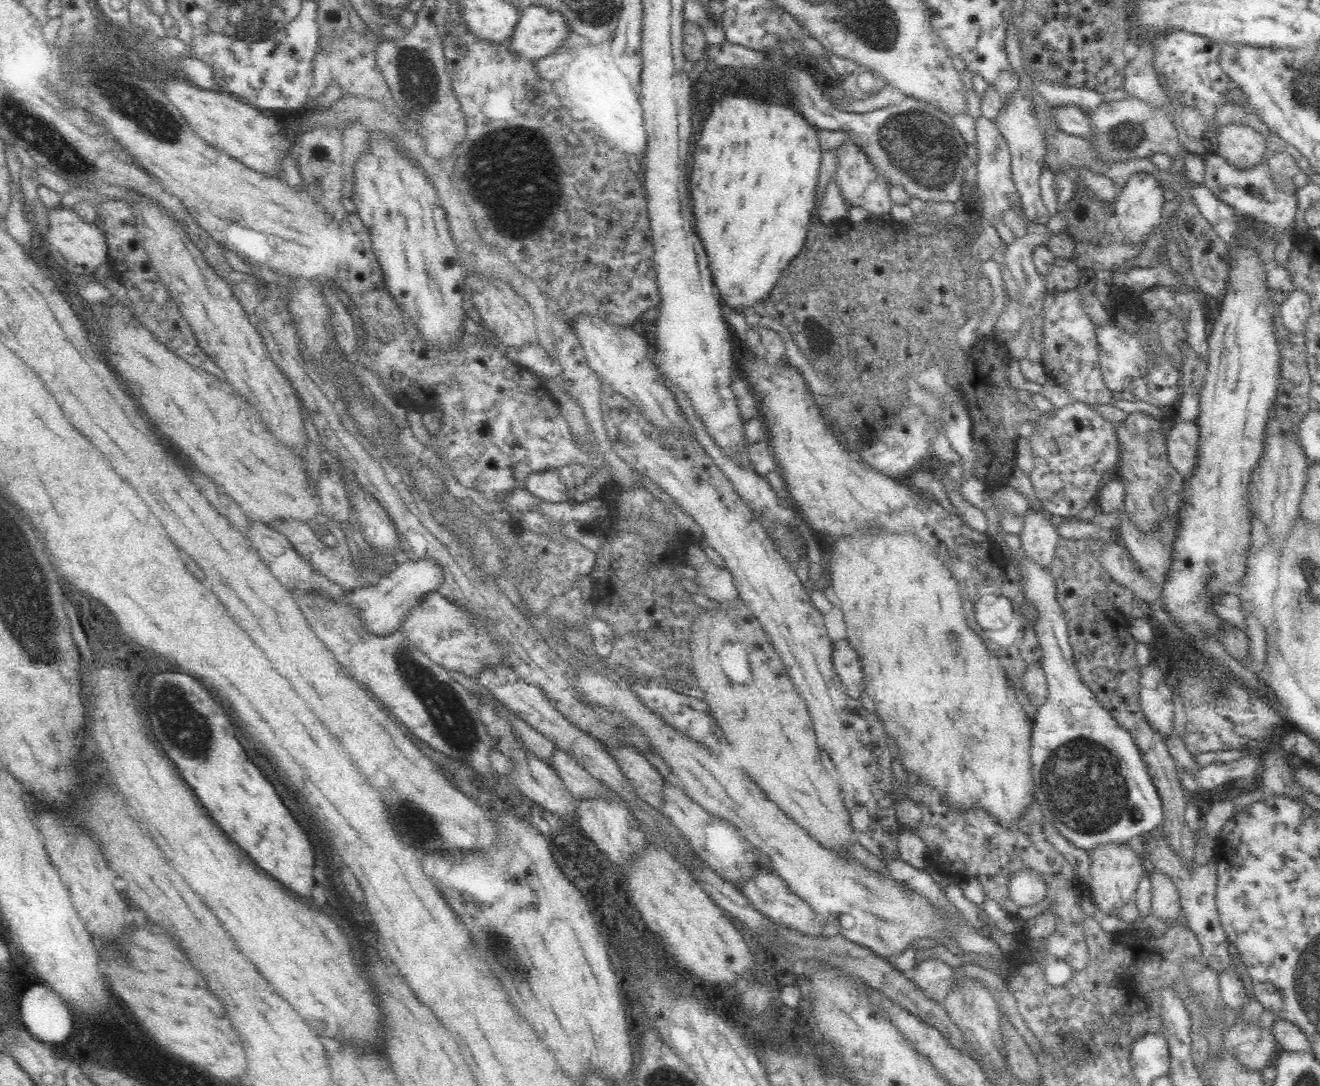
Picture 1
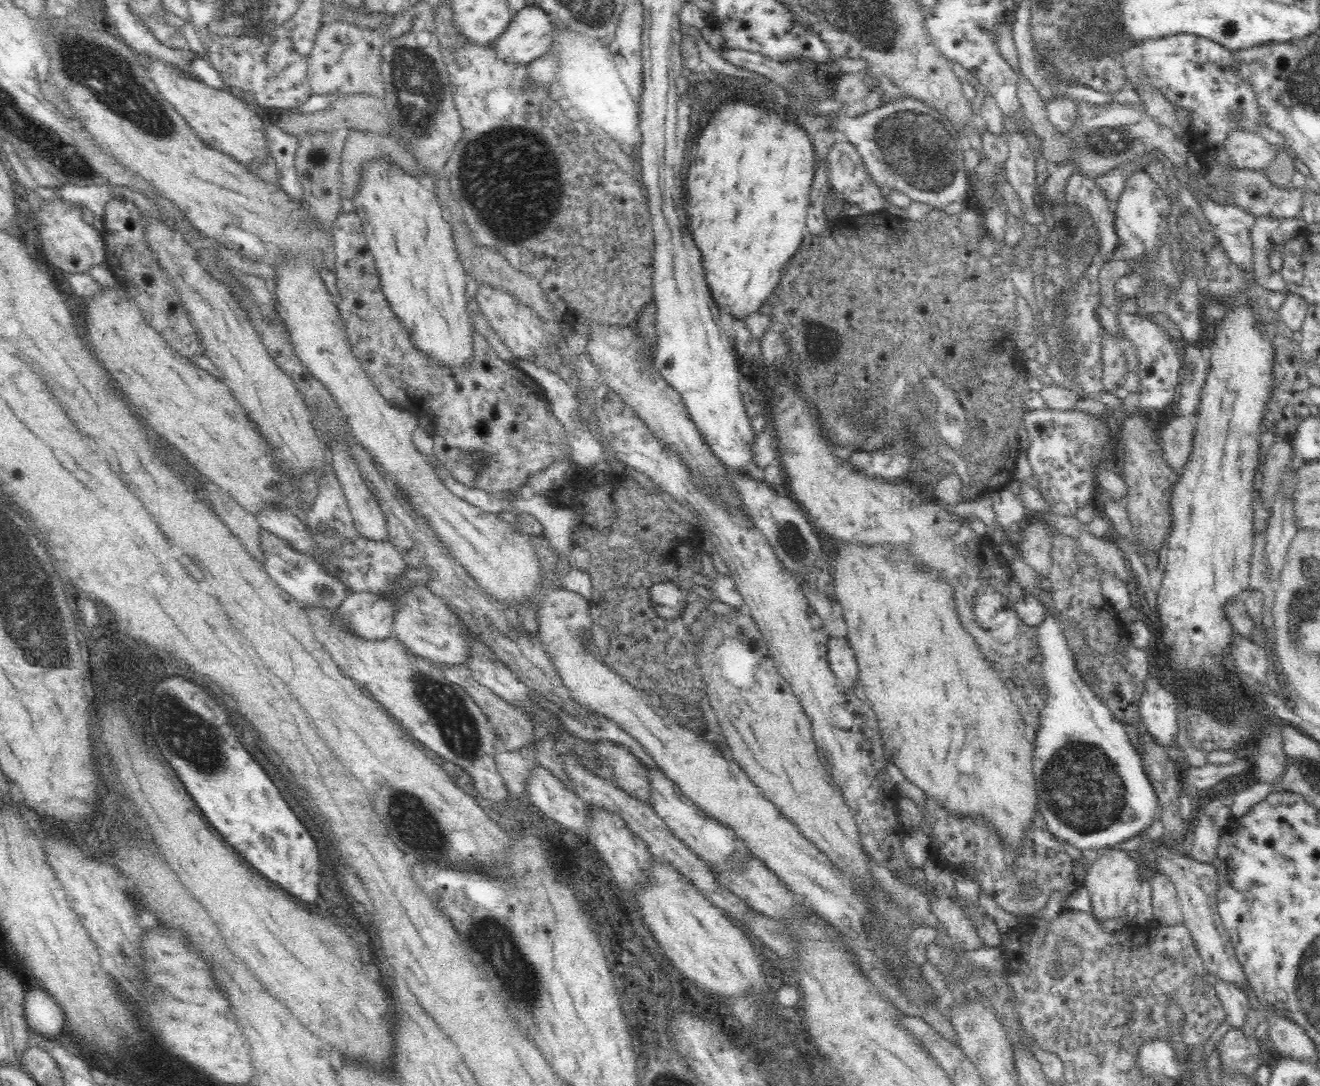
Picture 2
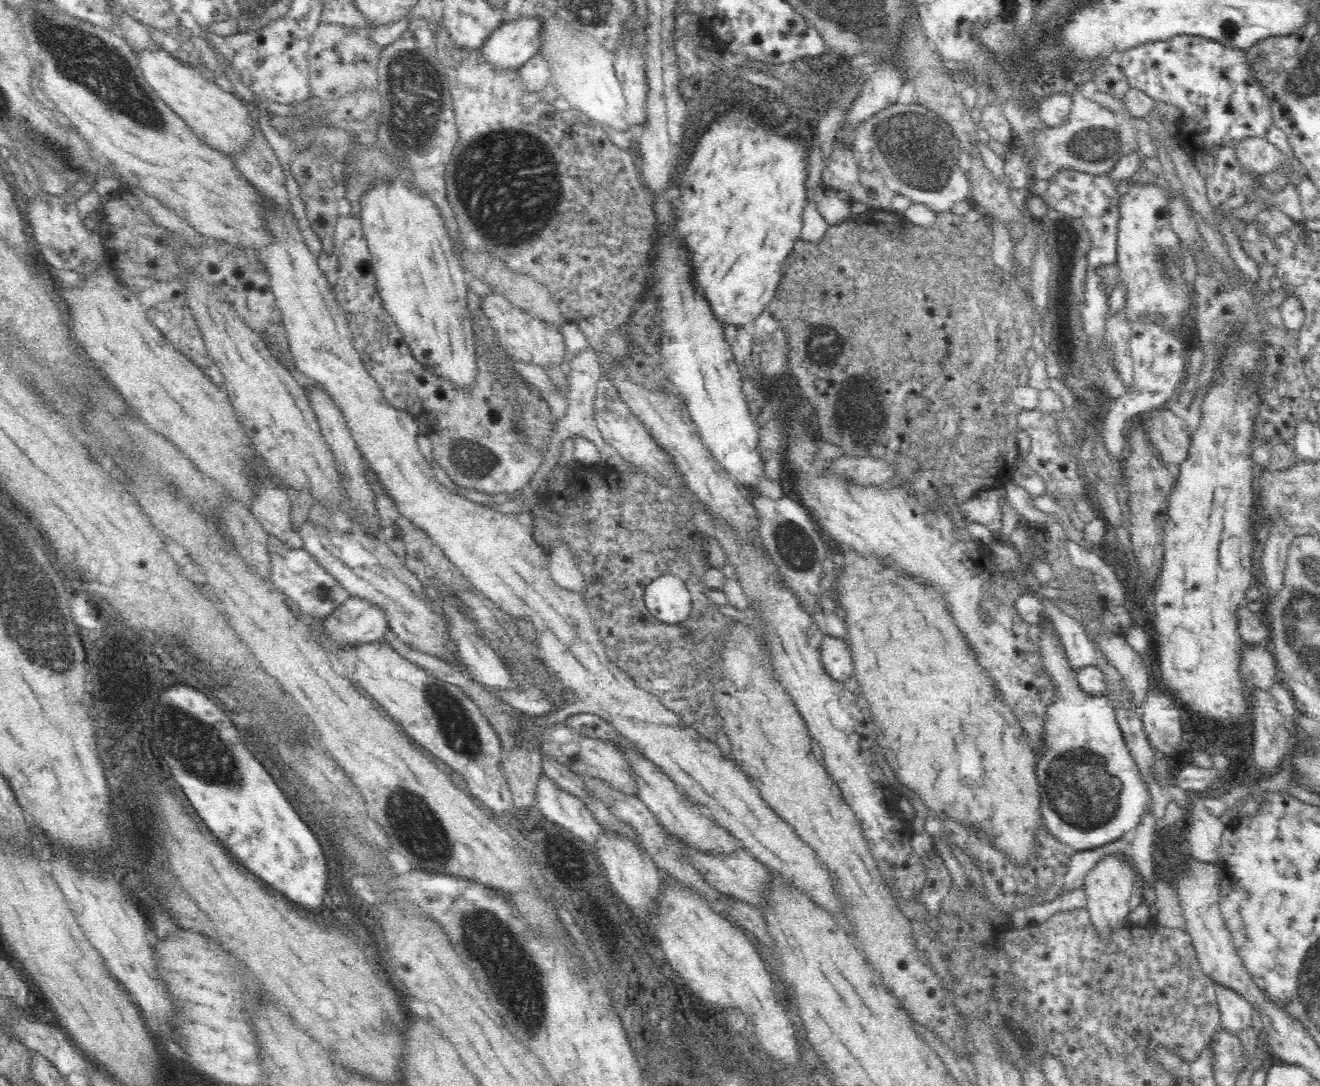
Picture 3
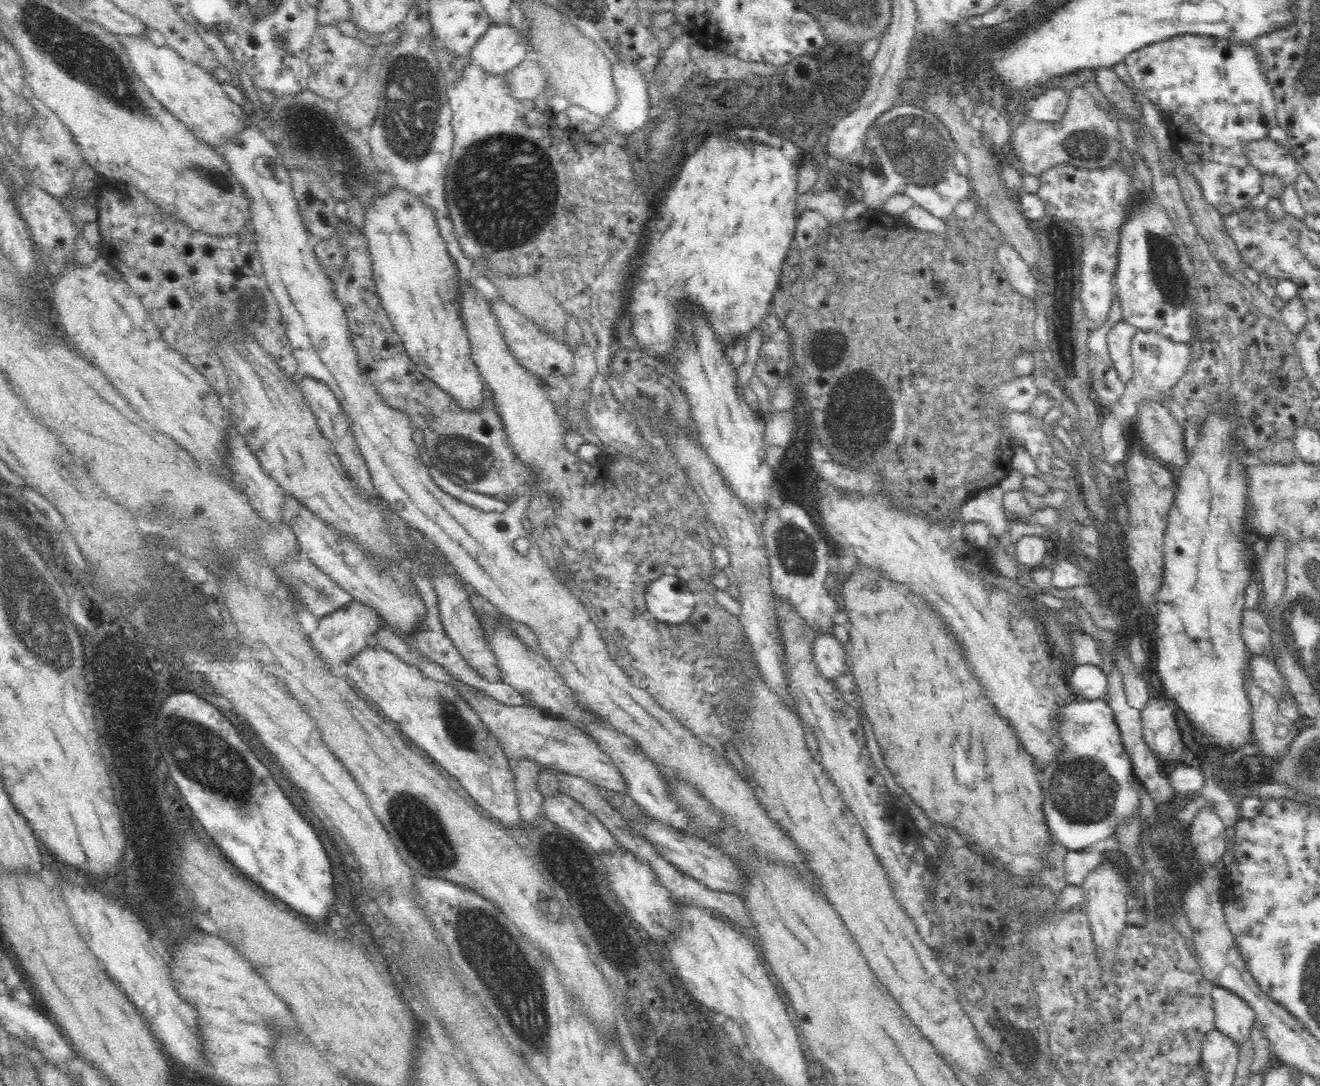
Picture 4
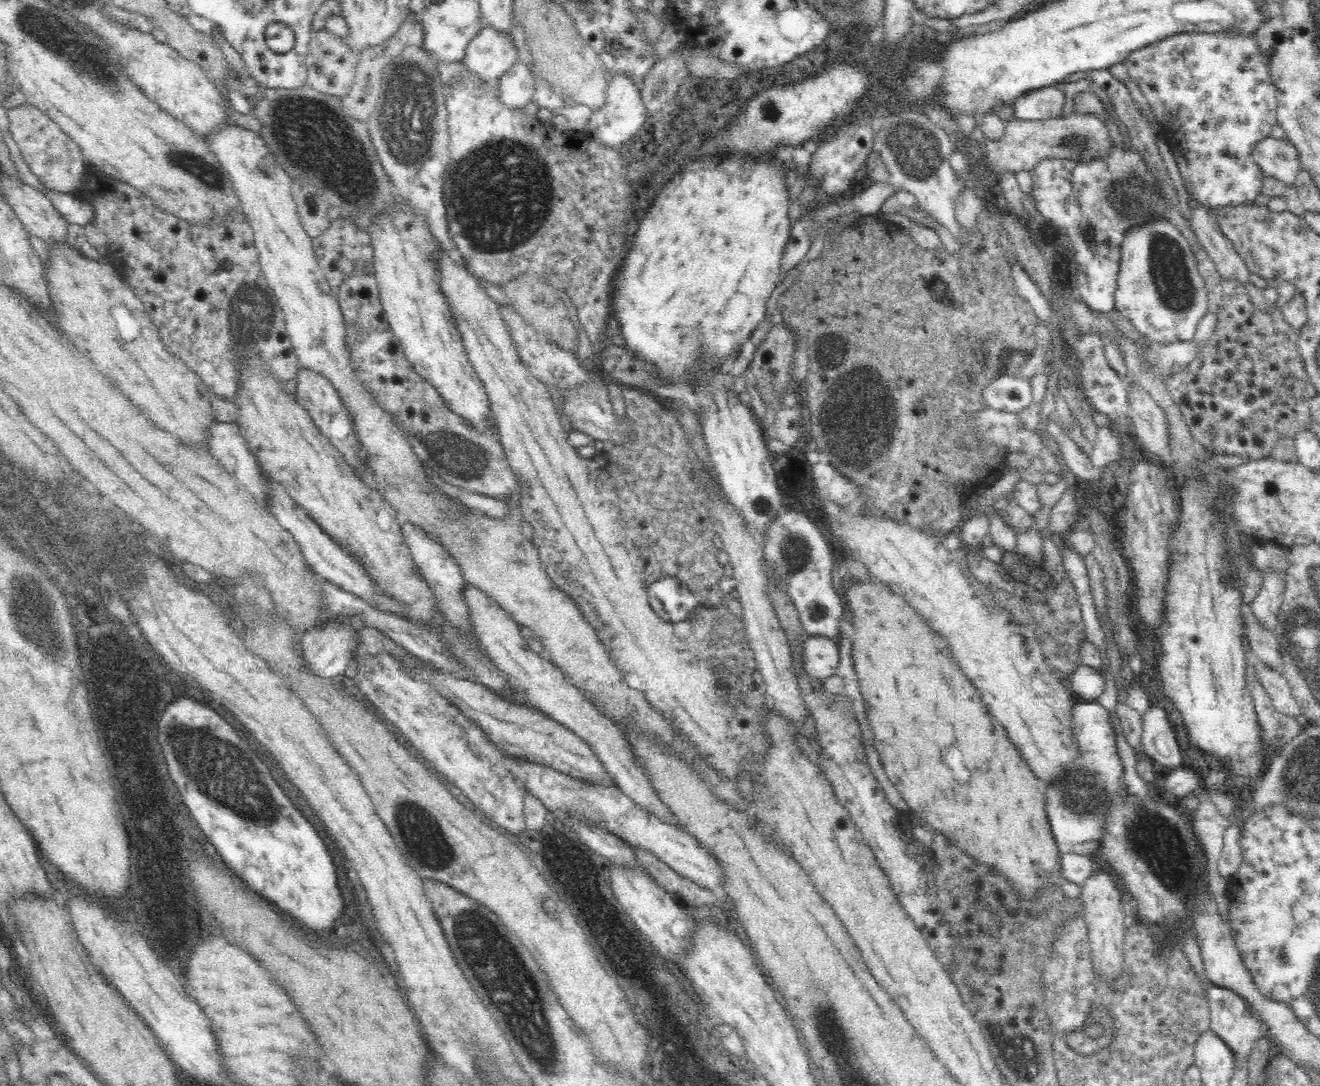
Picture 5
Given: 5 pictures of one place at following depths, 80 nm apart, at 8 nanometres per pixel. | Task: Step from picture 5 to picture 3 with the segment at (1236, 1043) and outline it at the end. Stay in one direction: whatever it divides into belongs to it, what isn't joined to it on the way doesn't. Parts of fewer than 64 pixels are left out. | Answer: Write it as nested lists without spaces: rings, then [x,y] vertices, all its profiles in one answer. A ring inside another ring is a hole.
[[[1215,983],[1215,993],[1221,1010],[1221,1026],[1230,1032],[1239,1032],[1250,1026],[1256,1017],[1254,1005],[1232,987]]]

